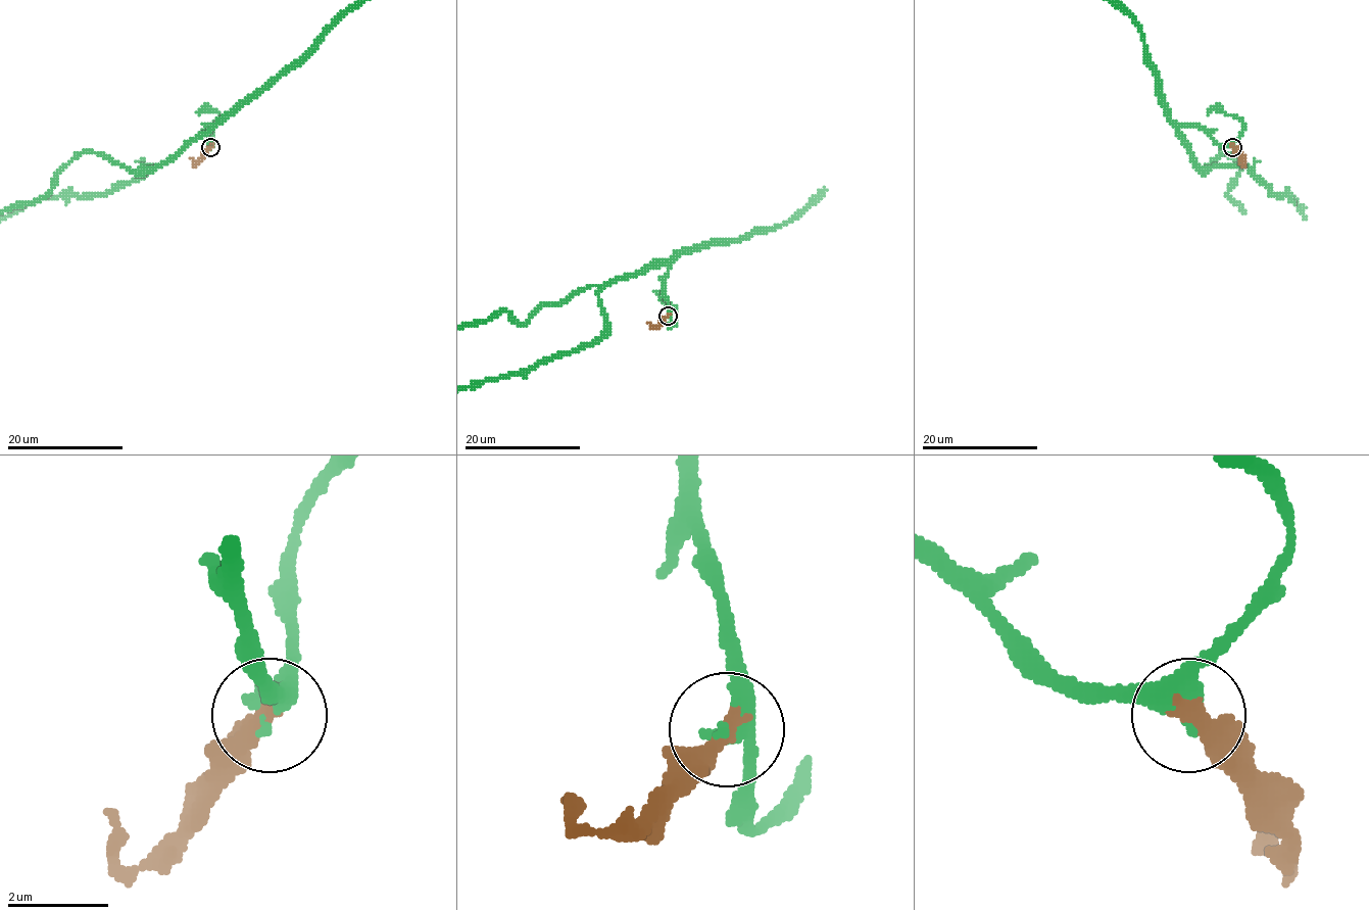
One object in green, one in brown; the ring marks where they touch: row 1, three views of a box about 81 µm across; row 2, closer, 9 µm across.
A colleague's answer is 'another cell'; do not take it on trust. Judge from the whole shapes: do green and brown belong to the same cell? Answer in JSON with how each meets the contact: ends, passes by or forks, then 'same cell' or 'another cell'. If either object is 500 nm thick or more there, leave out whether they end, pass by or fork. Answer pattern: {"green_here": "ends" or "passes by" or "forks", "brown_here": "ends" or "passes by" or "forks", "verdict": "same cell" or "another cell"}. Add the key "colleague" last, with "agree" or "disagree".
{"green_here": "passes by", "brown_here": "ends", "verdict": "same cell", "colleague": "disagree"}

